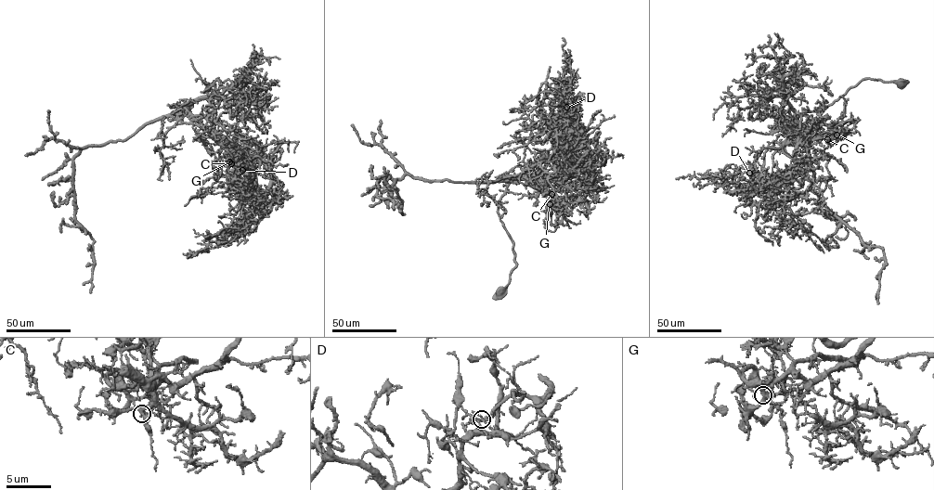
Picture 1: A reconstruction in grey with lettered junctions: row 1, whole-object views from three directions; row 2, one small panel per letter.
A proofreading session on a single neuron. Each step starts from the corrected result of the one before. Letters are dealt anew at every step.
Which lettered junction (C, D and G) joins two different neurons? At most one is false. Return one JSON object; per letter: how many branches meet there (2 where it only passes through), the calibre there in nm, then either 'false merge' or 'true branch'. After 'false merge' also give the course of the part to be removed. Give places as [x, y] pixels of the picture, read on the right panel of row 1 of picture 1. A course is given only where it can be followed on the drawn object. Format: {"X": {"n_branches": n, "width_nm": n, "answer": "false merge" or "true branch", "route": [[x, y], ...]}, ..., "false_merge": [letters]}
{"C": {"n_branches": 5, "width_nm": 320, "answer": "true branch"}, "D": {"n_branches": 5, "width_nm": 240, "answer": "false merge", "route": [[749, 173], [771, 186], [791, 180], [797, 142], [804, 138], [788, 134], [795, 127], [828, 161], [833, 181]]}, "G": {"n_branches": 5, "width_nm": 320, "answer": "true branch"}, "false_merge": ["D"]}

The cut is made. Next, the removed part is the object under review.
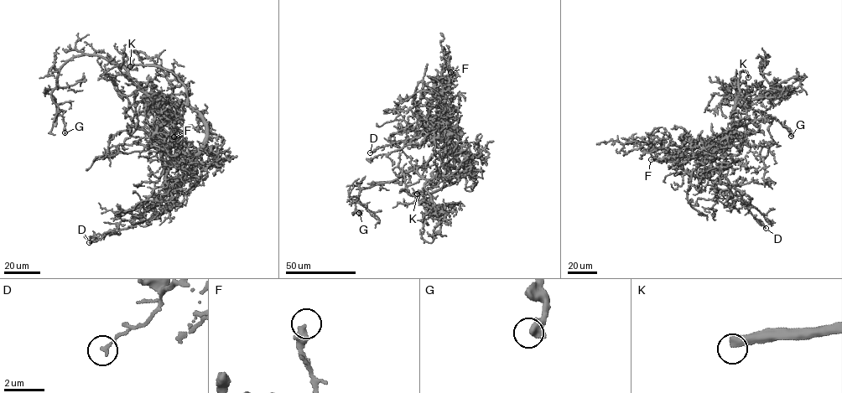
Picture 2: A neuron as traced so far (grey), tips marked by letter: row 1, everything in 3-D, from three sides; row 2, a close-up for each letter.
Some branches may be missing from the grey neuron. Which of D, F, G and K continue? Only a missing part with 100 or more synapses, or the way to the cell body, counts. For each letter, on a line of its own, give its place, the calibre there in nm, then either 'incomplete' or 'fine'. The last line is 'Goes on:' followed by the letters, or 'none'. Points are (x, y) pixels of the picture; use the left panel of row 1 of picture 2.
D: at (89, 242); 170 nm thick; fine
F: at (174, 137); 420 nm thick; fine
G: at (64, 132); 500 nm thick; fine
K: at (130, 66); 480 nm thick; incomplete
Goes on: K

